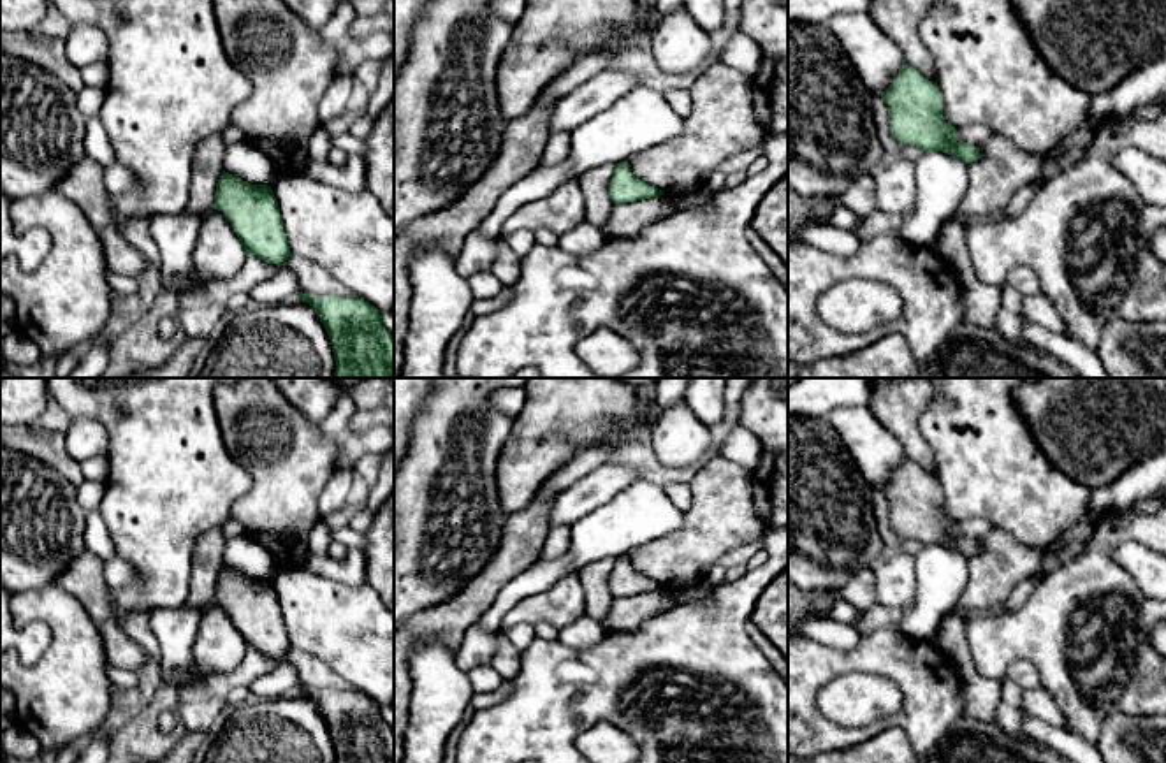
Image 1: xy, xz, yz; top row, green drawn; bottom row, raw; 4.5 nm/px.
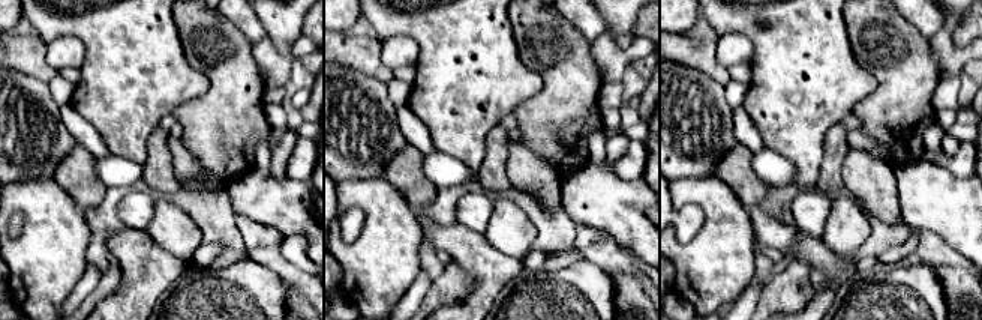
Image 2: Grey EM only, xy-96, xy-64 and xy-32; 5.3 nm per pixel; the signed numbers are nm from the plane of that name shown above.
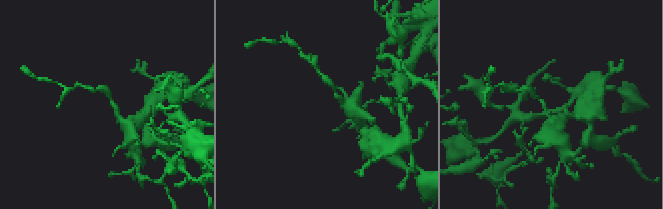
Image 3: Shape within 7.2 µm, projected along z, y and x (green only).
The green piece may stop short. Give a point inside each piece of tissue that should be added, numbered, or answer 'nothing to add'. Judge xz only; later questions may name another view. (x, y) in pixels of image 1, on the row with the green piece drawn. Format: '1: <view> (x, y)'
nothing to add

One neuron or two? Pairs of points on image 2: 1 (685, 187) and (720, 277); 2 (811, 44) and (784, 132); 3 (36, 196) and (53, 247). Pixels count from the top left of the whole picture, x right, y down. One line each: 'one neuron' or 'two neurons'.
1: one neuron
2: one neuron
3: one neuron

